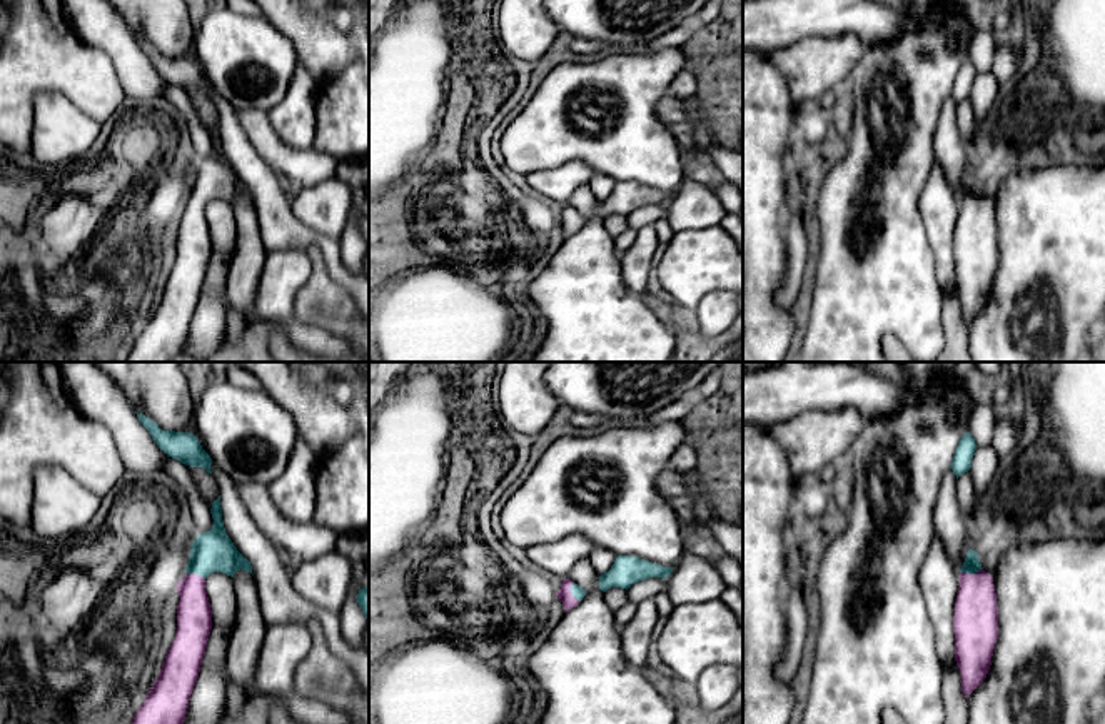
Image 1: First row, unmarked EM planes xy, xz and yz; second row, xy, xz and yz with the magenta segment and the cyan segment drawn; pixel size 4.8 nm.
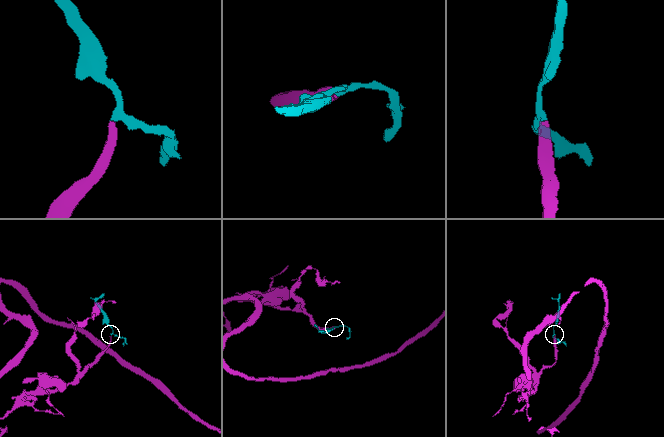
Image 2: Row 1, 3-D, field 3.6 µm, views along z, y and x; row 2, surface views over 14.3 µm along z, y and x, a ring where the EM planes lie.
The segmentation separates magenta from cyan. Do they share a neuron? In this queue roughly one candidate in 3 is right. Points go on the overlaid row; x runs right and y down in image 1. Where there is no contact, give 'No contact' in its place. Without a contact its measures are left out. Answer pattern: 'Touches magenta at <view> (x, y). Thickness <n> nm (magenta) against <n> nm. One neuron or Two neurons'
Touches magenta at yz (970, 574). Thickness 220 nm (magenta) against 80 nm. One neuron

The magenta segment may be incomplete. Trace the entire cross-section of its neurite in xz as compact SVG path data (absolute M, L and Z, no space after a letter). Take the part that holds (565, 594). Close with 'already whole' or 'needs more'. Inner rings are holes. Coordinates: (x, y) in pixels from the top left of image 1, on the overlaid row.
M564 579L556 596L561 599L564 609L571 611L583 601L586 591L581 586L574 584L573 581Z; needs more

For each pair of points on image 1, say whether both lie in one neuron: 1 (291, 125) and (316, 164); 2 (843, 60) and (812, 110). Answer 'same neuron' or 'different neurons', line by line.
1: different neurons
2: different neurons

